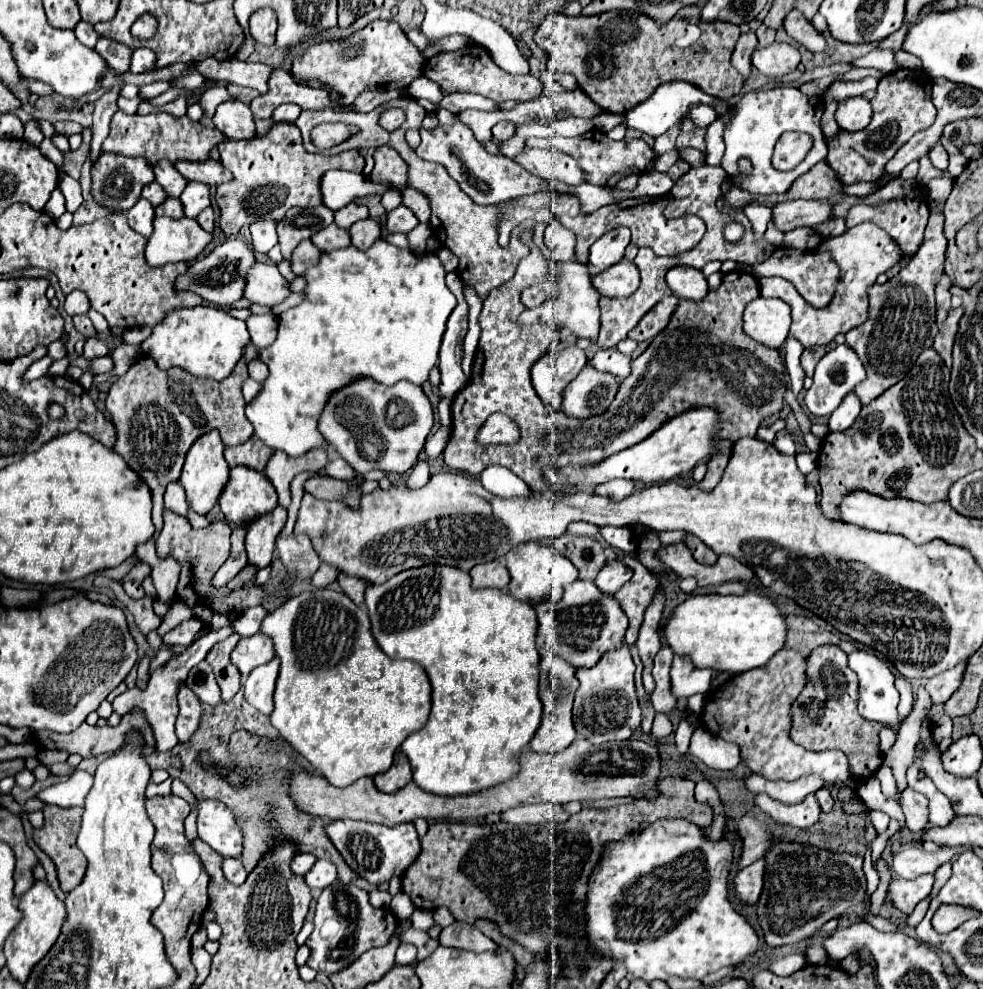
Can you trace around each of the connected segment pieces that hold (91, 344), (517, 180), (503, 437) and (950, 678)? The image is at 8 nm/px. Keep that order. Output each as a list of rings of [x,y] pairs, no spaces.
[[[96,337],[86,339],[86,343],[84,343],[84,353],[82,353],[86,359],[96,359],[96,357],[102,357],[102,355],[106,355],[106,353],[108,353],[108,347],[106,347],[104,341],[100,341],[100,339],[96,339]]]
[[[454,115],[454,123],[452,125],[438,125],[436,129],[428,131],[422,129],[422,143],[416,147],[416,153],[426,159],[426,161],[434,161],[440,163],[448,169],[448,173],[452,175],[452,179],[458,181],[460,189],[470,195],[474,199],[474,203],[478,205],[494,205],[512,197],[520,197],[520,195],[528,195],[528,193],[536,193],[536,191],[550,191],[536,175],[530,175],[524,167],[518,167],[518,163],[514,163],[512,159],[504,157],[504,155],[492,155],[488,153],[474,137],[474,133],[470,131],[470,127],[466,127],[458,115]]]
[[[494,413],[486,419],[478,433],[478,441],[484,445],[490,443],[514,443],[518,441],[518,425],[502,413]]]
[[[960,663],[954,669],[948,669],[932,679],[928,679],[926,683],[926,691],[932,697],[932,703],[946,703],[950,699],[950,695],[958,689],[960,681],[962,681],[962,673],[964,673],[964,665]]]

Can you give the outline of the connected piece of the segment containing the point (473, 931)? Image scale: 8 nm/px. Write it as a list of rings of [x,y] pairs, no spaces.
[[[454,921],[452,925],[444,927],[440,933],[440,945],[446,947],[460,947],[468,951],[494,951],[496,943],[486,937],[482,931],[478,931],[474,925]]]

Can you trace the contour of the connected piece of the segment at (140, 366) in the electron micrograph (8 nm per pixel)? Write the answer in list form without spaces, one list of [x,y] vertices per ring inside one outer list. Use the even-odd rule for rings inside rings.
[[[246,347],[244,357],[230,377],[224,381],[198,379],[180,369],[160,371],[146,355],[134,359],[126,375],[118,377],[106,399],[112,421],[118,429],[114,451],[150,485],[154,495],[152,513],[162,513],[162,495],[170,481],[180,477],[184,457],[190,445],[210,429],[218,429],[224,445],[240,445],[252,437],[252,425],[244,415],[246,401],[242,397],[242,383],[248,379],[246,359],[254,359],[256,349]]]

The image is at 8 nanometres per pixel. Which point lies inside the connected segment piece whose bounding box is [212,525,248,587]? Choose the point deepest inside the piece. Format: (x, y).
(237, 561)

